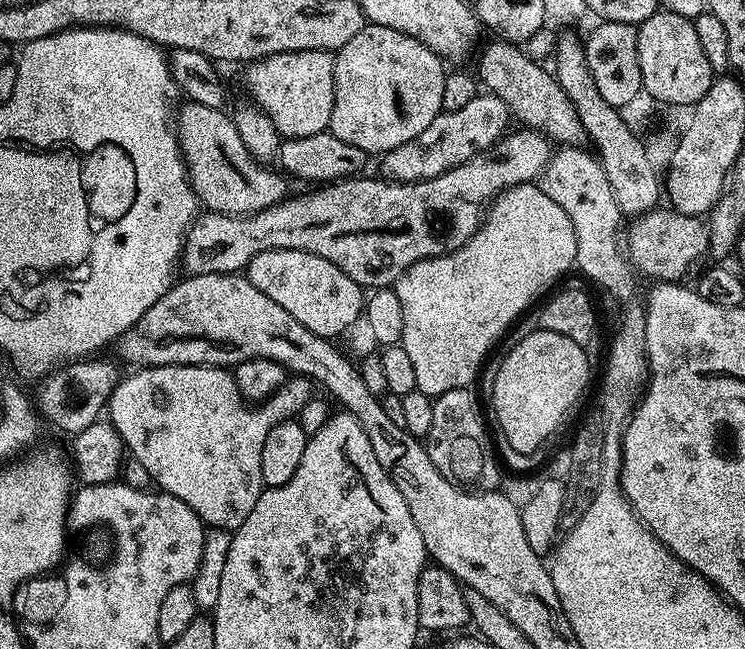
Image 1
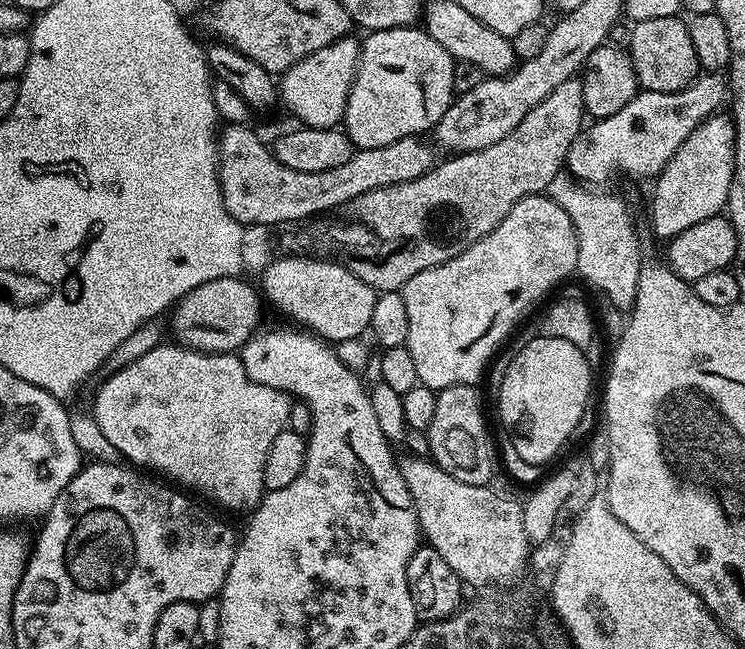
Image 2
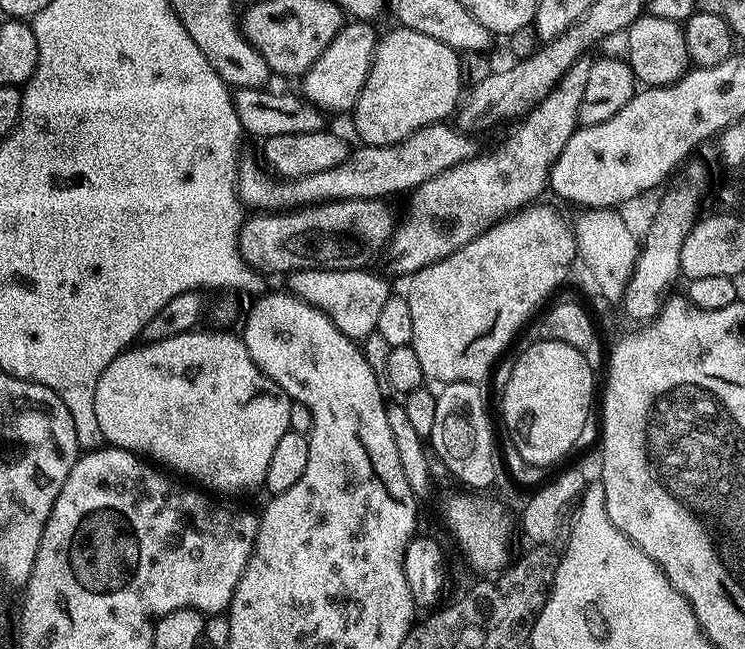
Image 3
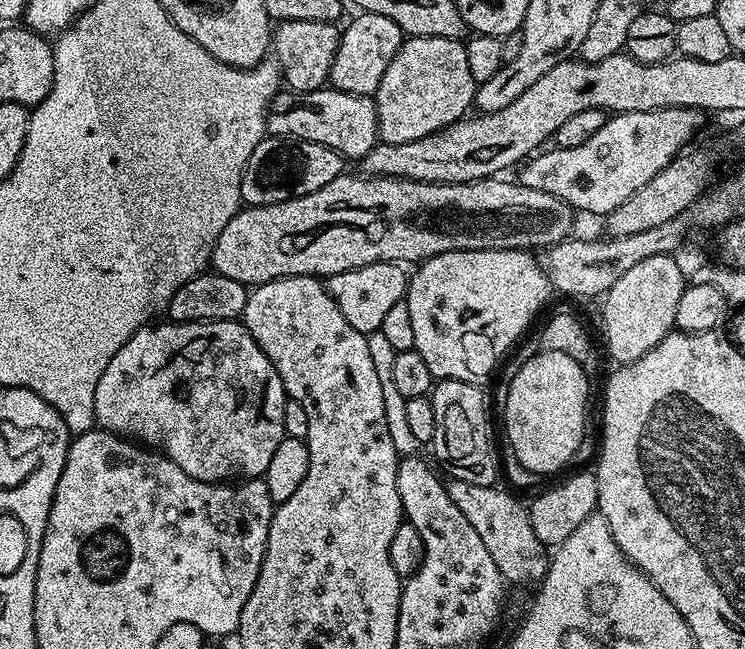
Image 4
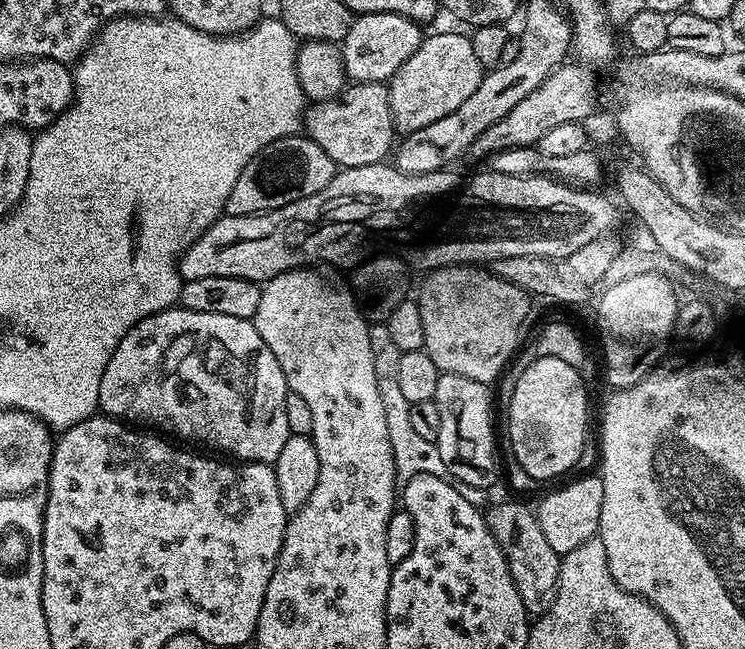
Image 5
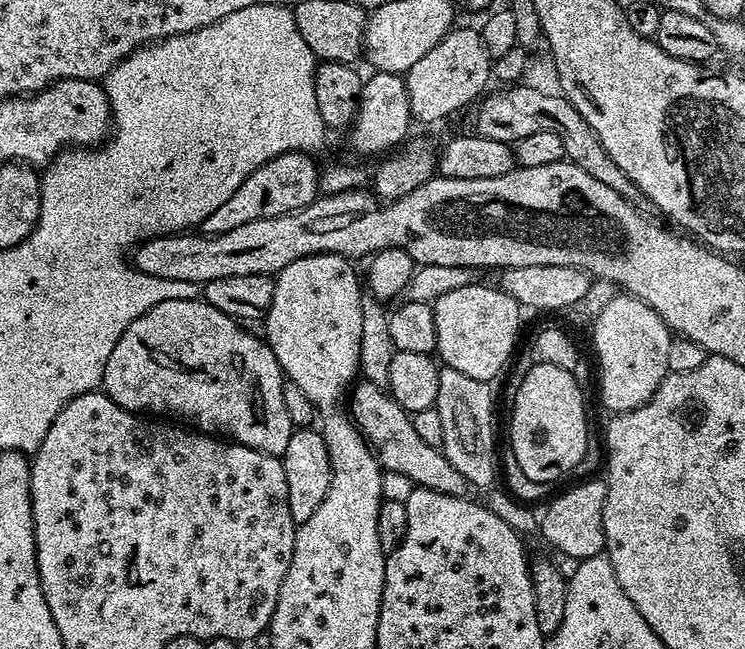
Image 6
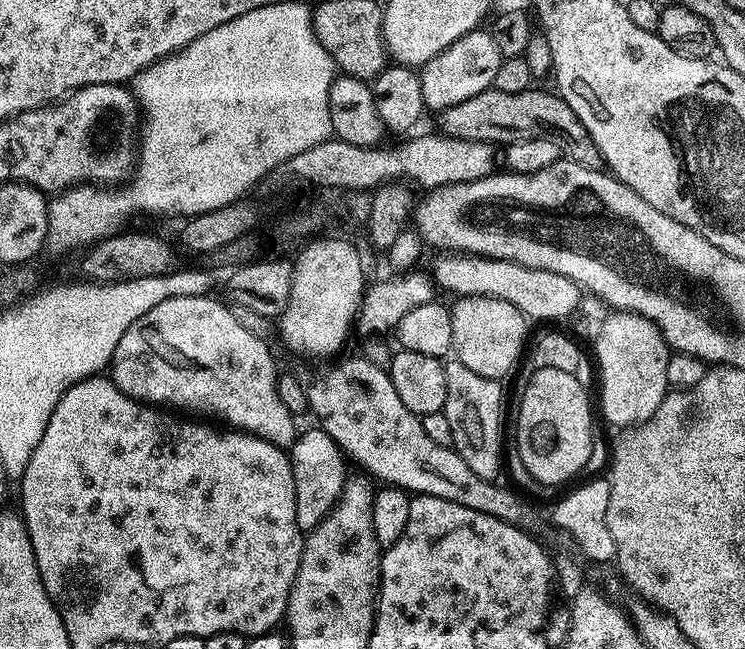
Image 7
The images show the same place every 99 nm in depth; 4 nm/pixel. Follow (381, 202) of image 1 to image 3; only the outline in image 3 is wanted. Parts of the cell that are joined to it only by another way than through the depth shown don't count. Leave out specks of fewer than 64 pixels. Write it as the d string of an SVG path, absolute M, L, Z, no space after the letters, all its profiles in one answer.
M574 62L574 66L570 66L570 70L561 78L555 90L523 117L524 125L497 152L489 157L482 154L466 160L435 176L430 182L422 182L422 186L415 188L410 196L412 202L408 221L401 229L400 227L397 229L390 242L393 270L405 272L405 274L420 272L426 266L454 254L474 238L483 236L487 228L494 227L505 216L511 216L513 212L518 212L521 208L535 205L543 197L540 195L543 194L544 188L546 192L549 187L548 174L552 171L553 162L558 158L558 154L562 154L562 146L570 142L570 138L576 133L580 124L580 103L589 78L588 64Z

